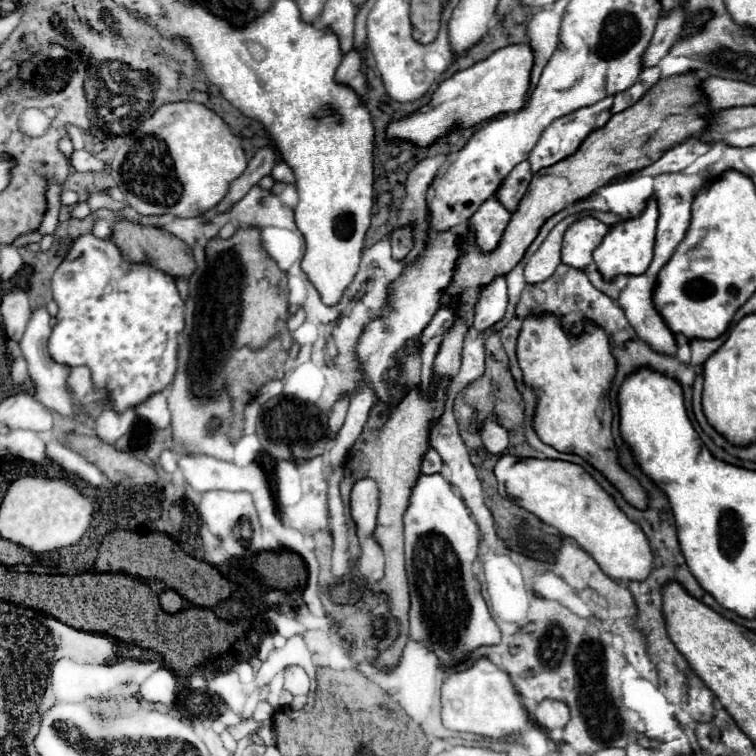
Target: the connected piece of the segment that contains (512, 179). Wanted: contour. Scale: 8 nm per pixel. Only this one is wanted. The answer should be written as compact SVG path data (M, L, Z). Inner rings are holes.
M521 162L515 166L515 170L511 170L511 174L505 178L501 188L497 190L499 200L503 202L503 206L509 212L515 212L519 208L519 202L523 200L525 192L529 190L531 178L533 178L533 174L529 168L529 162Z

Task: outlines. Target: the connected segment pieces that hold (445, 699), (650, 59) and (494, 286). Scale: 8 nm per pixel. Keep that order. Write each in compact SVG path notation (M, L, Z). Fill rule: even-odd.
M479 658L475 666L445 676L441 686L441 720L443 726L457 732L473 732L487 738L503 738L531 726L527 710L507 672L499 670L487 658Z
M683 4L671 8L669 12L663 12L659 22L657 22L653 40L647 48L647 54L643 56L643 66L657 66L669 54L671 46L679 40L679 34L683 30L683 26L685 26Z
M495 276L489 284L479 288L477 304L475 304L475 320L473 328L477 332L487 330L495 322L505 316L507 310L507 284L505 276Z

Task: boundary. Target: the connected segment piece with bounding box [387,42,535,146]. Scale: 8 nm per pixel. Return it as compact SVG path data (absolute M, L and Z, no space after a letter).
M529 42L511 44L507 48L493 52L487 60L481 60L475 66L443 80L439 88L433 92L433 100L427 106L419 108L405 120L391 122L387 128L387 138L401 138L417 146L429 146L439 136L447 134L455 124L467 128L491 120L493 116L521 110L529 92L533 62L535 50Z

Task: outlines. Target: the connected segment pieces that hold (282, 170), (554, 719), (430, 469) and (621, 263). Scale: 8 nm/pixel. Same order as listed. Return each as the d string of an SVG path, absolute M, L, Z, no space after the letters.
M285 162L277 164L277 166L273 168L271 176L273 176L273 180L277 180L277 182L287 182L287 184L293 182L293 172L291 172L291 168L289 168Z
M543 700L535 710L535 718L547 730L561 730L571 720L571 714L569 714L569 708L565 702Z
M429 446L425 456L423 456L423 461L421 464L421 472L423 474L433 474L433 472L441 472L441 466L443 466L443 460L439 458L439 454Z
M649 198L643 212L635 218L629 218L617 226L613 226L607 236L603 238L603 242L595 248L593 252L593 260L599 268L599 272L611 280L617 274L643 274L651 260L653 260L653 240L655 240L655 226L657 226L657 218L659 218L659 208L657 208L657 200Z

